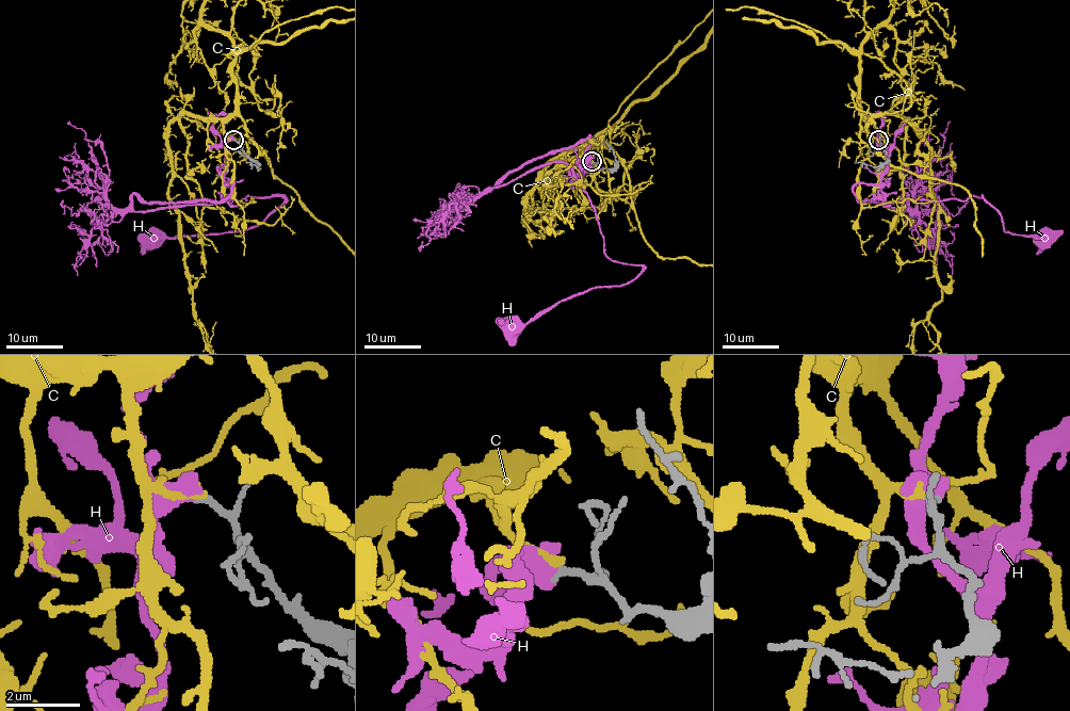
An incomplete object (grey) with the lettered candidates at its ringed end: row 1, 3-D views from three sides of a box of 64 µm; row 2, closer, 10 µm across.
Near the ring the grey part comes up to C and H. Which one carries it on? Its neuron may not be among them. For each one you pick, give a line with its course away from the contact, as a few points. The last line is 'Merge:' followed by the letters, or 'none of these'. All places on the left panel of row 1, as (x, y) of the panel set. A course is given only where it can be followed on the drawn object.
Merge: C

